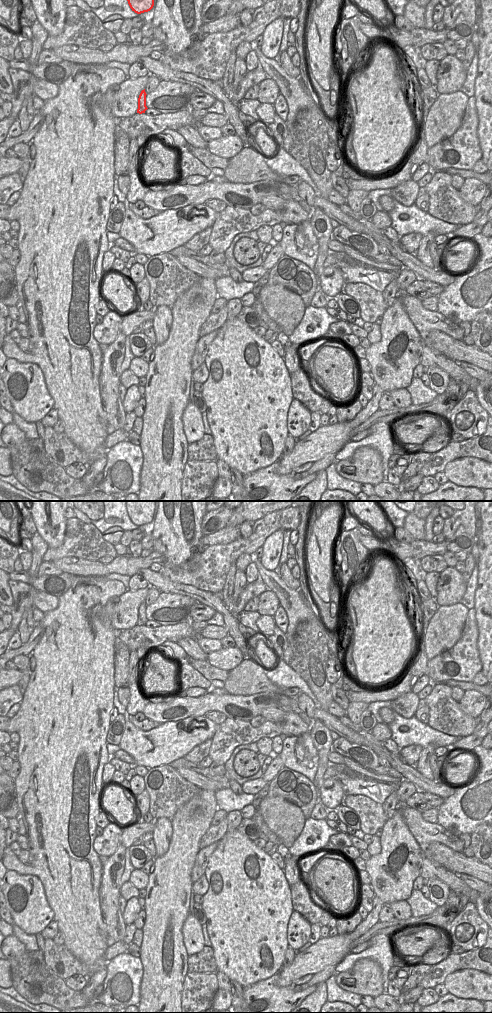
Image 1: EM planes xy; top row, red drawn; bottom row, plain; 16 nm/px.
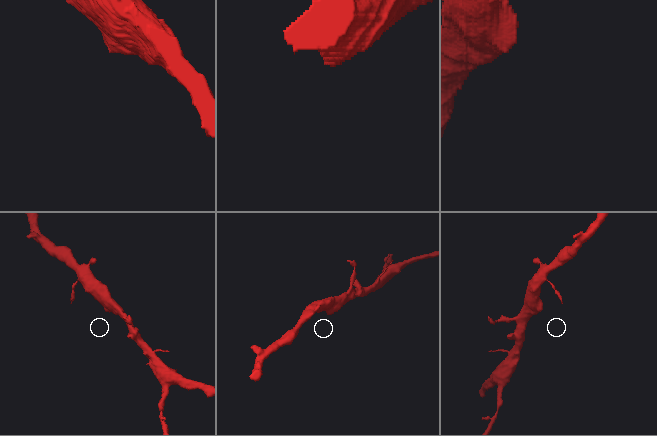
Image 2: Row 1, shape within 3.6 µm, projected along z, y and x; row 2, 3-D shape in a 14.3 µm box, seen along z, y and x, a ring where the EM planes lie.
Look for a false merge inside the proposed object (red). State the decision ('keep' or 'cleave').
keep

